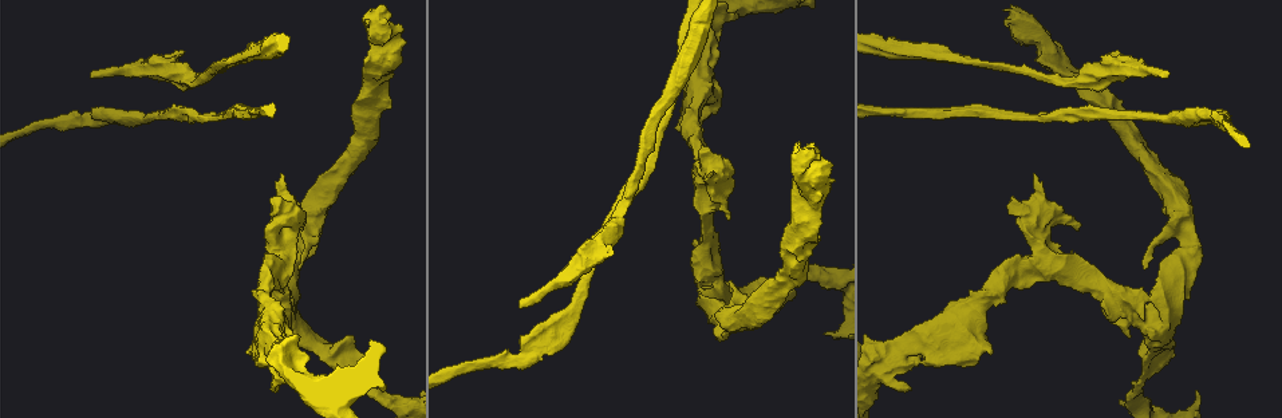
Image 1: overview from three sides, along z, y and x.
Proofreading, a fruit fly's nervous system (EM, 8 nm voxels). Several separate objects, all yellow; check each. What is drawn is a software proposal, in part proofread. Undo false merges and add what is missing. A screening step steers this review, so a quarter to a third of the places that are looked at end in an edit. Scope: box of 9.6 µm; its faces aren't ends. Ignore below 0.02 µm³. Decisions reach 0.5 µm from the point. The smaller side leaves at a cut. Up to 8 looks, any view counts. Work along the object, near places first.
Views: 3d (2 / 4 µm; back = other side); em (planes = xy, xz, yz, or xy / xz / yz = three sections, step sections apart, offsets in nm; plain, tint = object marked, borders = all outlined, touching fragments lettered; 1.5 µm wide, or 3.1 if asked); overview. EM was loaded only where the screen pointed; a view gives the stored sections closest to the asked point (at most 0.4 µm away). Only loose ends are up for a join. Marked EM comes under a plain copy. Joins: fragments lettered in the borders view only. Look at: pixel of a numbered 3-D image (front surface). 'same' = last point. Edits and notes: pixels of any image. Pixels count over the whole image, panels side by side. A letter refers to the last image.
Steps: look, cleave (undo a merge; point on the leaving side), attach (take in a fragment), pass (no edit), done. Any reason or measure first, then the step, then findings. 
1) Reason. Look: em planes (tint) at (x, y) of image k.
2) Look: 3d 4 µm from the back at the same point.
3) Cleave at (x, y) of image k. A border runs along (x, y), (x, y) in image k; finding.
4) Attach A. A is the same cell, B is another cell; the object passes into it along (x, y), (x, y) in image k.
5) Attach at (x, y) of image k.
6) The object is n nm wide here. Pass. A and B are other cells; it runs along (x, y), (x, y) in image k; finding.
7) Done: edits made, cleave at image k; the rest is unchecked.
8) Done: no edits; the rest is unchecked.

Free end. Look: em xz step 8 (tint) at (572, 334) of image 1.

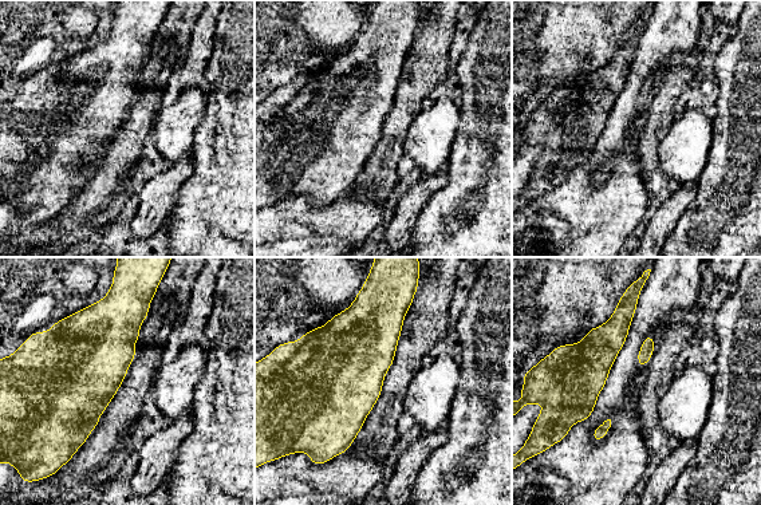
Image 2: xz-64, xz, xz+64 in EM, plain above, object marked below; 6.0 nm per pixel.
Look: em planes (borders) at the same point.

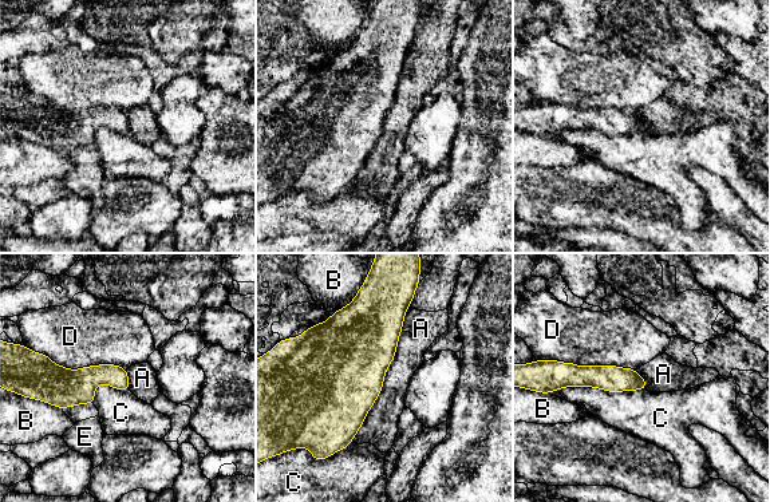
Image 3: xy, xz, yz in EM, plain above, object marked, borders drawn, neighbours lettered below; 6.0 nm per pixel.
The longest contact is with A, 800 nm. Pass. A, B, C, D and E are other cells; none of them fits.

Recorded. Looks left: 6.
Thick end. Look: em yz step 8 (borders) at (951, 365) of image 1.

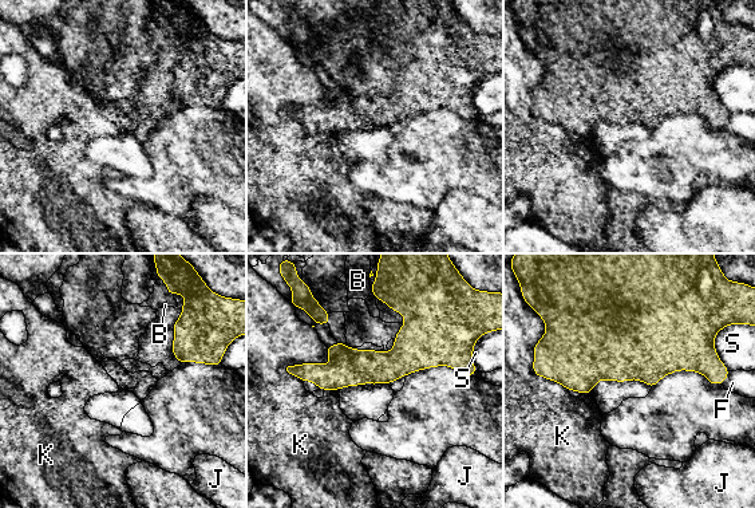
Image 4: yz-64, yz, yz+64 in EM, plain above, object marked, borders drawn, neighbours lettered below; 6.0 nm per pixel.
Pass. B, F, J, K and S are other cells; no lettered fragment goes on from it.

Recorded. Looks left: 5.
Done: no edits; the rest is unchecked.

